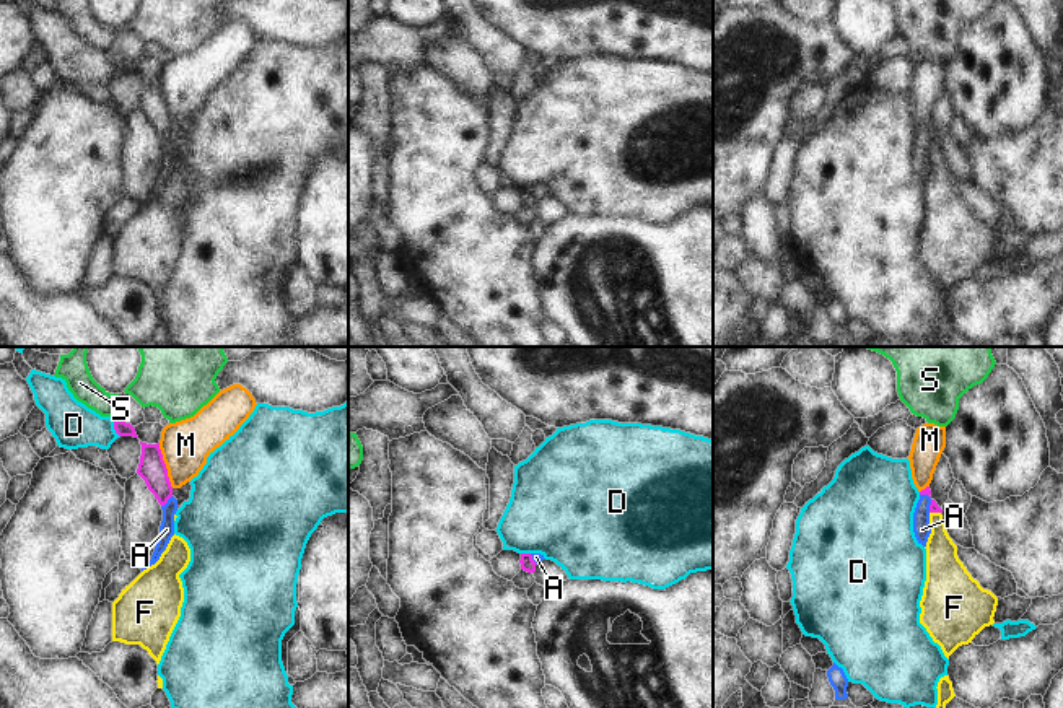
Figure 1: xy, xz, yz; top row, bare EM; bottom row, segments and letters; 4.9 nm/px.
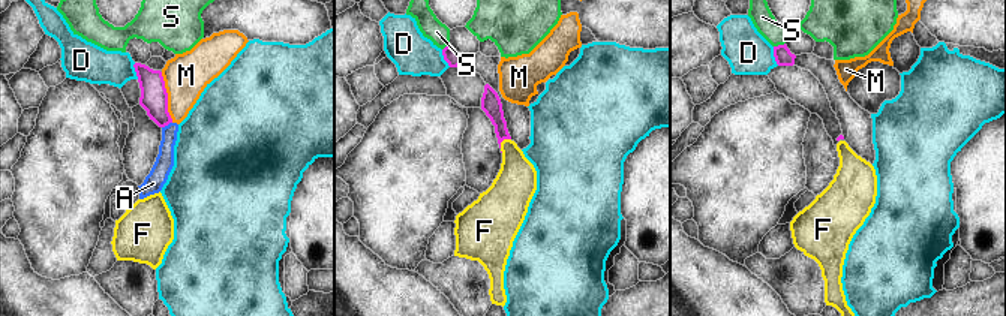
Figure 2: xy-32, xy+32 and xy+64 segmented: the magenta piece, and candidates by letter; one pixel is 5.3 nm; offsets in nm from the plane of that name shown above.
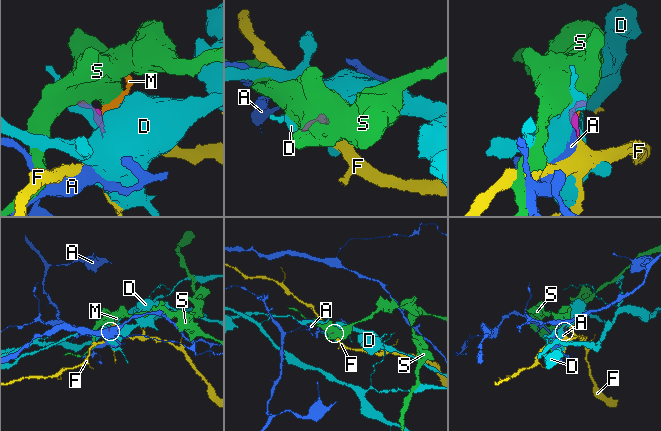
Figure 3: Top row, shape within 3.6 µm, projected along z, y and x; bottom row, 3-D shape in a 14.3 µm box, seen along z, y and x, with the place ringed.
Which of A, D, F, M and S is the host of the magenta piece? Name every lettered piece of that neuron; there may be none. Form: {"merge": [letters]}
{"merge": ["F"]}

